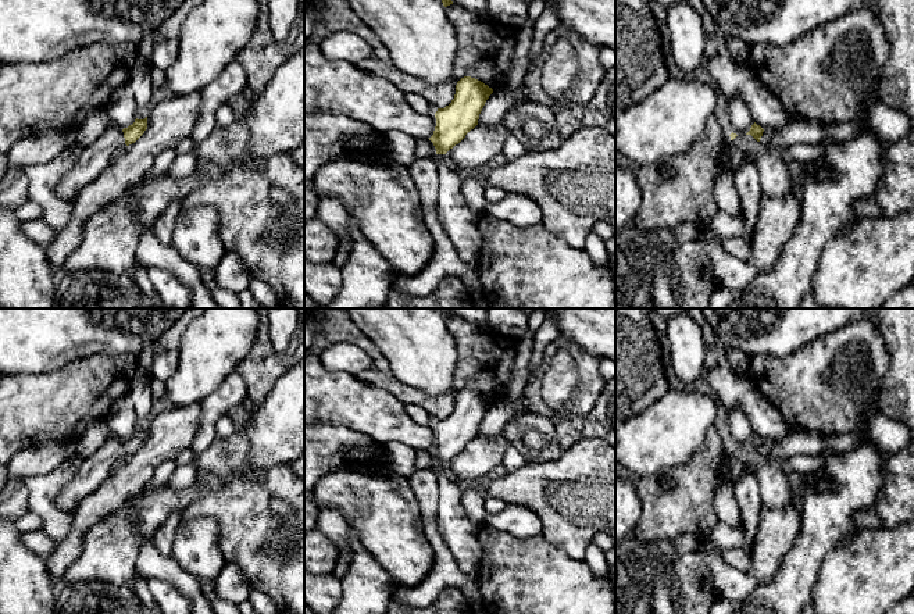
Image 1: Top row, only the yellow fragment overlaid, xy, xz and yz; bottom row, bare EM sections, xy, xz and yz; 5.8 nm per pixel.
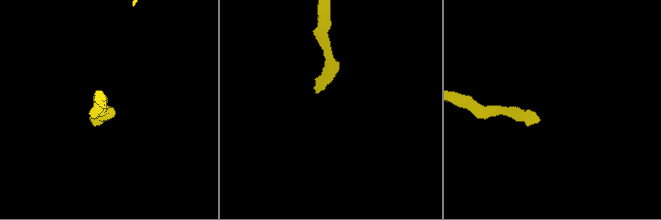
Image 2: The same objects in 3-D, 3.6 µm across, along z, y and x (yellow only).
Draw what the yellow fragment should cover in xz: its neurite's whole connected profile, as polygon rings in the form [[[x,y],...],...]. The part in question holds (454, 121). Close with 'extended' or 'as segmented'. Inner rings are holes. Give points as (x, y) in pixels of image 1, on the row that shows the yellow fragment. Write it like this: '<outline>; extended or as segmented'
[[[471,76],[461,78],[451,103],[435,113],[433,135],[417,140],[415,158],[446,154],[458,144],[478,125],[479,114],[492,93],[493,89],[483,82]]]; extended

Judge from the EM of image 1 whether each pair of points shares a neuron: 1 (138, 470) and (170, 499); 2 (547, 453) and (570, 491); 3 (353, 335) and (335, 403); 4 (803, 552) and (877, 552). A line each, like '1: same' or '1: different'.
1: different
2: different
3: different
4: different

